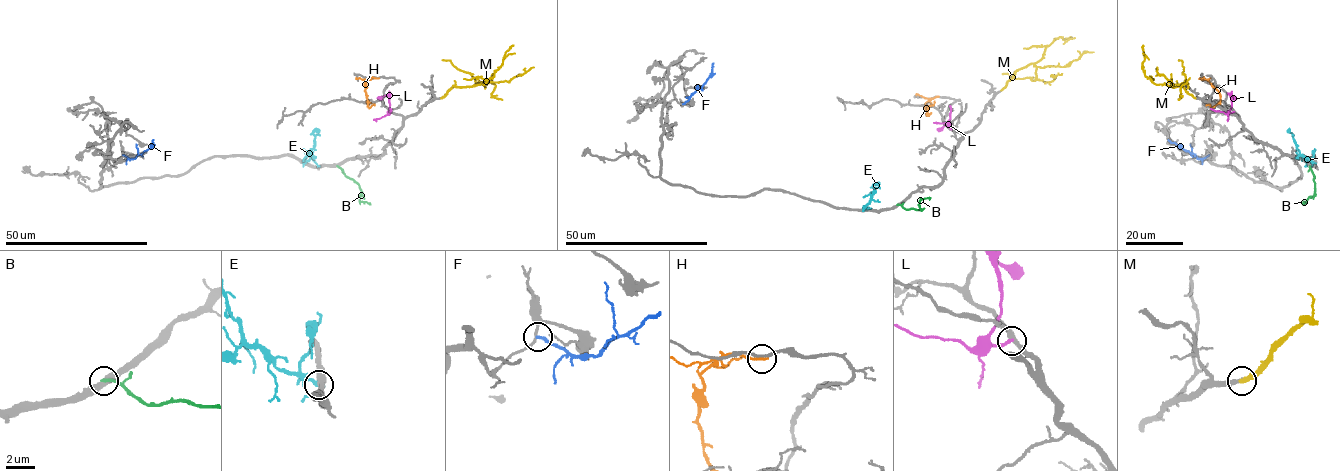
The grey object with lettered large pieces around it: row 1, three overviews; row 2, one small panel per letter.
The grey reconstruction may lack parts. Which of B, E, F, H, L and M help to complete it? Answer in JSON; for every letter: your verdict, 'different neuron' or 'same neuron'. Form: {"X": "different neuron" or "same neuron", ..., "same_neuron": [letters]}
{"B": "different neuron", "E": "different neuron", "F": "different neuron", "H": "different neuron", "L": "different neuron", "M": "same neuron", "same_neuron": ["M"]}

